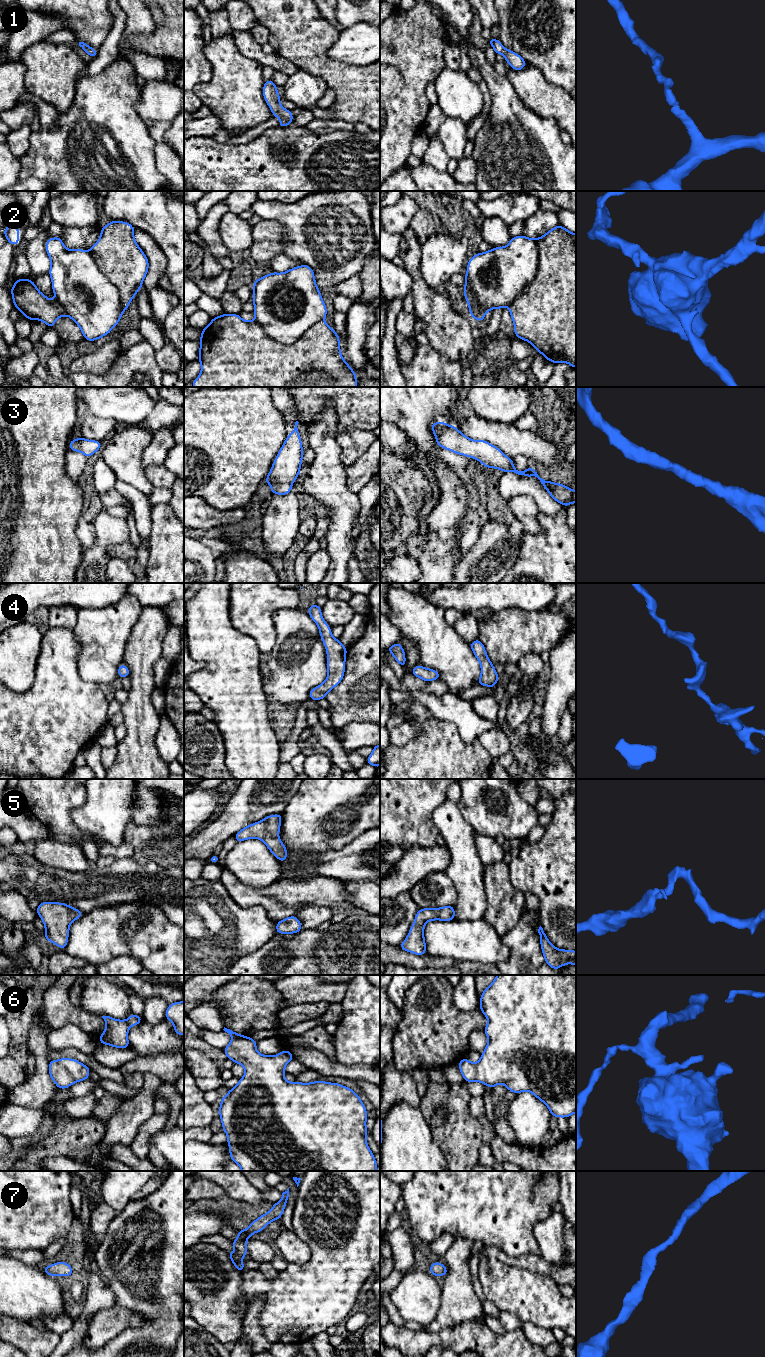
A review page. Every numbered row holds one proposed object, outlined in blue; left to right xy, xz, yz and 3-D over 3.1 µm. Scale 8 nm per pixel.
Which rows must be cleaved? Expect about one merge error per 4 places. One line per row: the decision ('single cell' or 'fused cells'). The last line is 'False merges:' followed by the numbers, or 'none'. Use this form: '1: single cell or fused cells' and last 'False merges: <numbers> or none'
1: single cell
2: fused cells
3: single cell
4: single cell
5: single cell
6: single cell
7: single cell
False merges: 2

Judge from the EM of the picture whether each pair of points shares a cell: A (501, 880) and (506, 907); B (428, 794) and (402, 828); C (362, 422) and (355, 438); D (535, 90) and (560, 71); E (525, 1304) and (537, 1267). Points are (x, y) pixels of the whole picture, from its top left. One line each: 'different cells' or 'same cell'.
A: same cell
B: same cell
C: different cells
D: different cells
E: different cells

